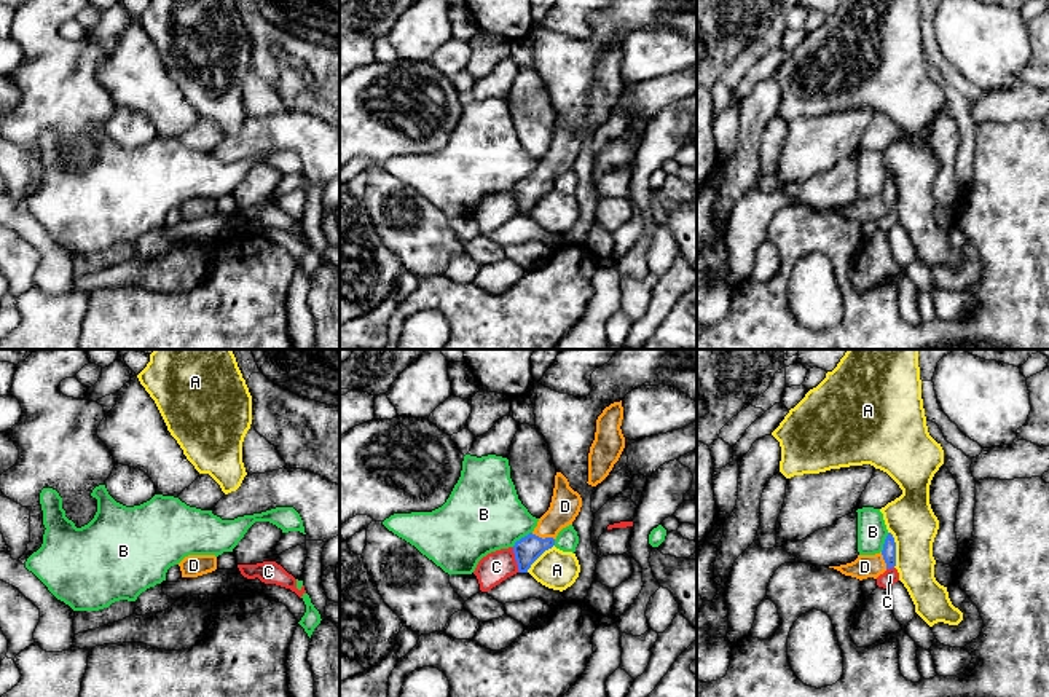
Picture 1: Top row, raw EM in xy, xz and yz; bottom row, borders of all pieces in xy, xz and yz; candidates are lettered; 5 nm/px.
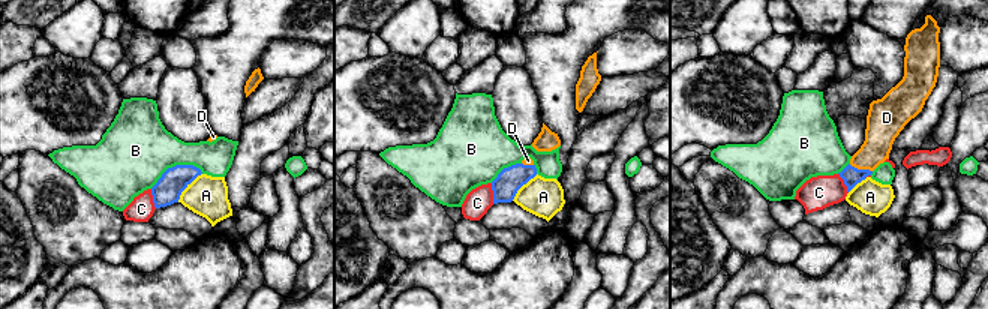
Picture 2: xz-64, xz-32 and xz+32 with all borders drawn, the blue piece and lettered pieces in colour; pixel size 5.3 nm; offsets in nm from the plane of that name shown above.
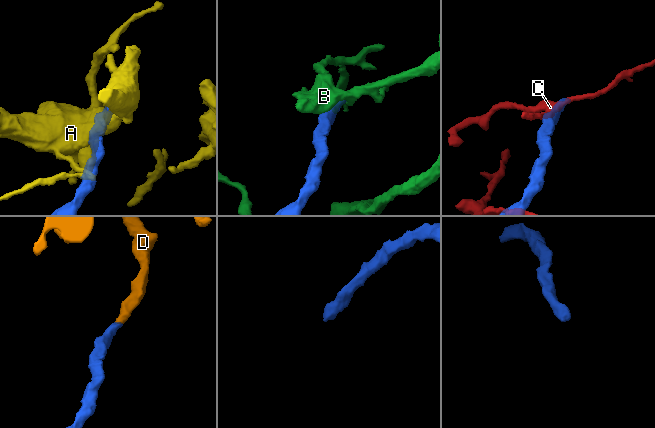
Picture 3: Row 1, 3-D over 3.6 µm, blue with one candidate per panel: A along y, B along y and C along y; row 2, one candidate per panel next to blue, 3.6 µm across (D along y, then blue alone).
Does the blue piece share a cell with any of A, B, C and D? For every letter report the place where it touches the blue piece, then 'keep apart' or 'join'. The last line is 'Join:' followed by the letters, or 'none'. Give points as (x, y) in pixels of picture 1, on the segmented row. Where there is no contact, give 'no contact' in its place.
A: meets blue in yz at (895, 549); keep apart
B: meets blue in xz at (522, 538); keep apart
C: meets blue in xz at (515, 559); keep apart
D: meets blue in xz at (541, 538); join
Join: D

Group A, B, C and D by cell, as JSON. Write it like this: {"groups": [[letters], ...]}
{"groups": [["A"], ["B"], ["C"], ["D"]]}

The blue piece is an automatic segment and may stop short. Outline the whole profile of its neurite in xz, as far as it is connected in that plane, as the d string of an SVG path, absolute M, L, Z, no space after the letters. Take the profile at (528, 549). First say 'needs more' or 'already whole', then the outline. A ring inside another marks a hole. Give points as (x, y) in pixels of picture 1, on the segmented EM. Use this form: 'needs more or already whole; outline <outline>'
needs more; outline M556 472L555 488L548 510L539 518L532 533L513 545L520 573L528 573L531 565L555 545L558 533L572 525L582 507L582 498L569 486L568 478Z

